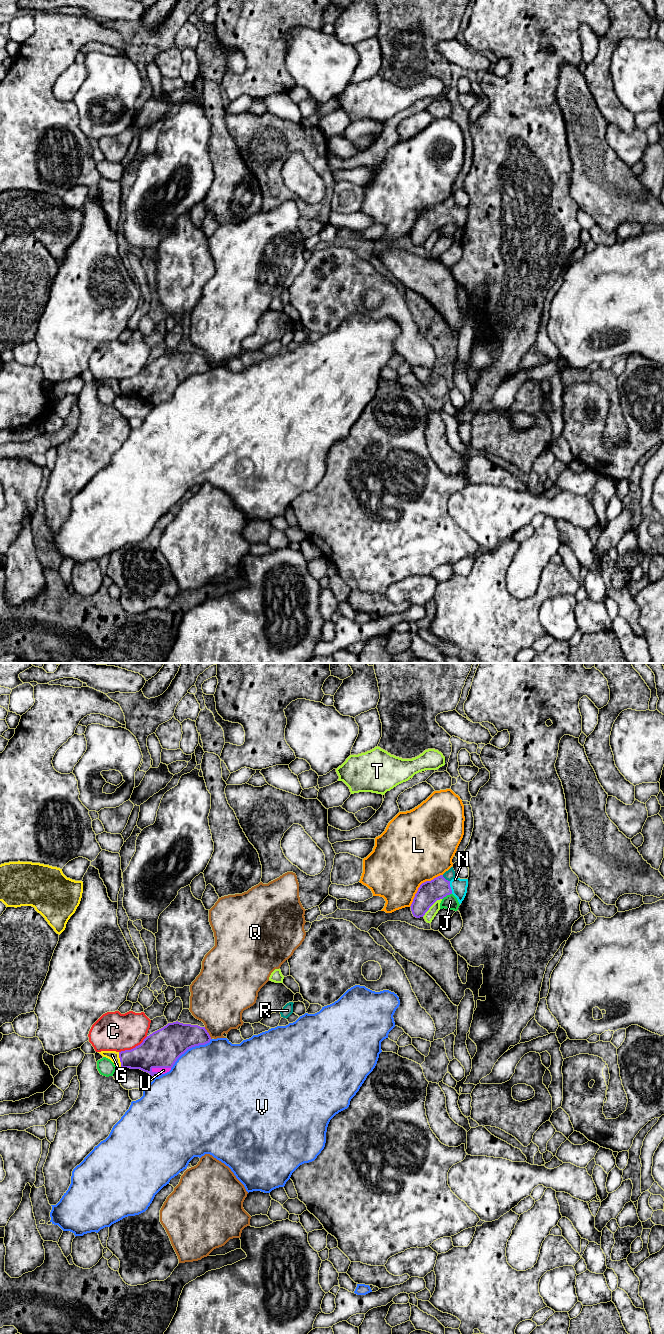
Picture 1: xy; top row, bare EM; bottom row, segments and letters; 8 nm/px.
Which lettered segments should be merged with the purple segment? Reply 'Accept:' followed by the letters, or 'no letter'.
Accept: N, U

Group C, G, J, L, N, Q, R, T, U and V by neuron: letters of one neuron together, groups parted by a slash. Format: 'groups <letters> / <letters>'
groups C / G / J / L / N U / Q / R / T / V

